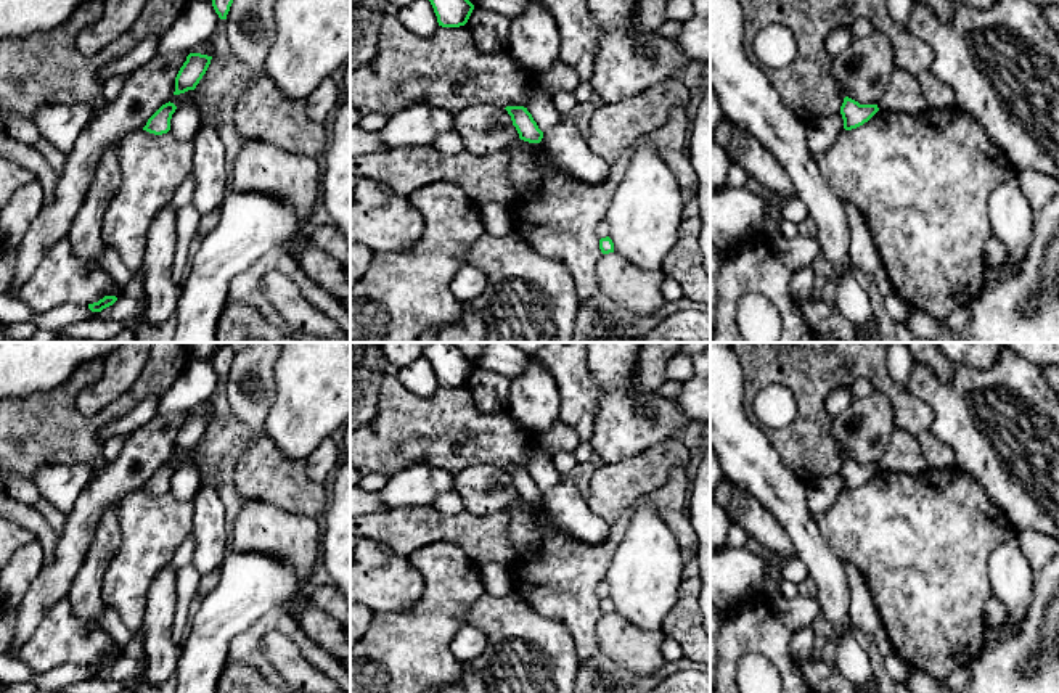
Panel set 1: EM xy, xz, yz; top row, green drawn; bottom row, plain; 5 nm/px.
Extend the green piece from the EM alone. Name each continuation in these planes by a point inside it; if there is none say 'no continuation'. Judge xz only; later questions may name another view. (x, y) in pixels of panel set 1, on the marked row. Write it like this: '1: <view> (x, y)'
no continuation

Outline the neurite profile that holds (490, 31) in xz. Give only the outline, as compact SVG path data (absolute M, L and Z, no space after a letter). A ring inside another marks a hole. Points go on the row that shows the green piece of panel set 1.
M476 6L468 19L476 47L484 53L503 51L509 45L511 19Z

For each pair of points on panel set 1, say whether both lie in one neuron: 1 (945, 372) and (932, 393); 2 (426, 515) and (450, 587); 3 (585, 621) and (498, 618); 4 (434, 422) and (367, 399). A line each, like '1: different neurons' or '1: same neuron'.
1: different neurons
2: different neurons
3: different neurons
4: different neurons

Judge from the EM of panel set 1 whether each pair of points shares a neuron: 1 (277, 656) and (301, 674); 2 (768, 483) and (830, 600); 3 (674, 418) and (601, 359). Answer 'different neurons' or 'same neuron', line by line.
1: same neuron
2: same neuron
3: same neuron

